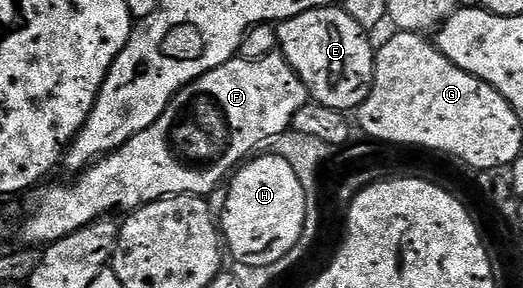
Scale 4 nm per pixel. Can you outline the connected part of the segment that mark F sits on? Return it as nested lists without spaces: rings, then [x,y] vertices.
[[[279,52],[257,61],[233,59],[222,67],[206,71],[206,75],[179,89],[166,111],[162,111],[162,115],[158,115],[158,119],[154,119],[146,131],[138,131],[138,135],[134,135],[122,147],[75,174],[71,178],[72,185],[50,186],[29,207],[24,217],[24,226],[20,229],[24,236],[23,244],[28,247],[53,245],[58,239],[66,239],[66,235],[86,227],[91,221],[107,218],[115,209],[121,209],[121,214],[127,215],[133,209],[141,209],[151,201],[161,201],[163,197],[209,194],[224,181],[224,176],[227,178],[245,158],[255,154],[263,141],[264,144],[271,142],[274,135],[289,132],[294,115],[298,115],[298,111],[302,111],[309,100],[308,88]]]

